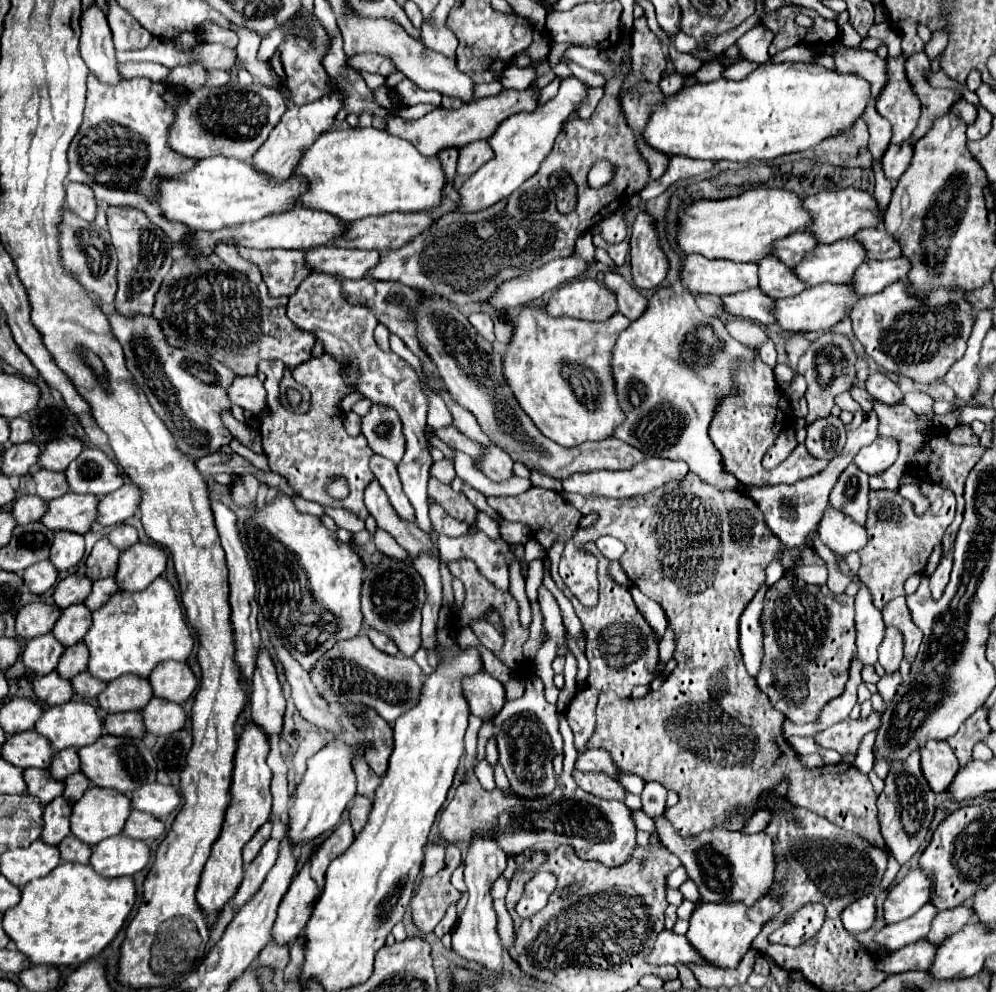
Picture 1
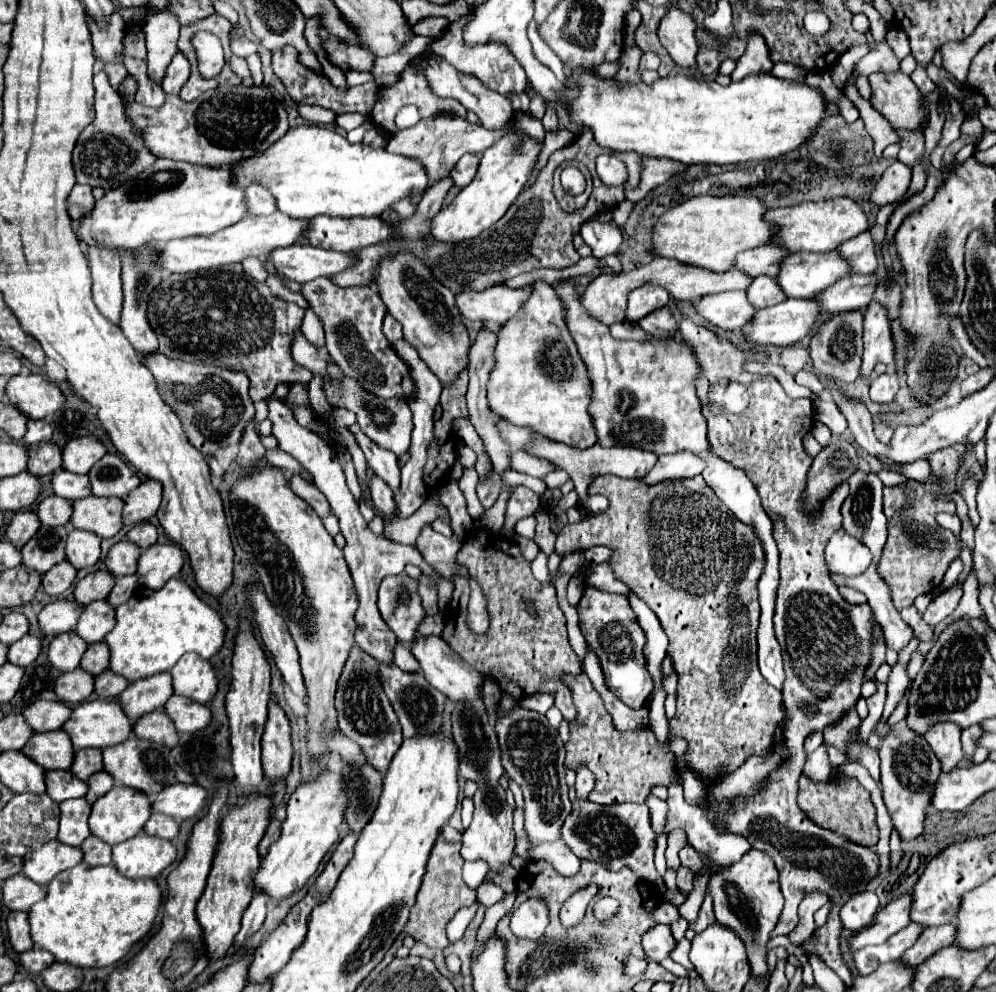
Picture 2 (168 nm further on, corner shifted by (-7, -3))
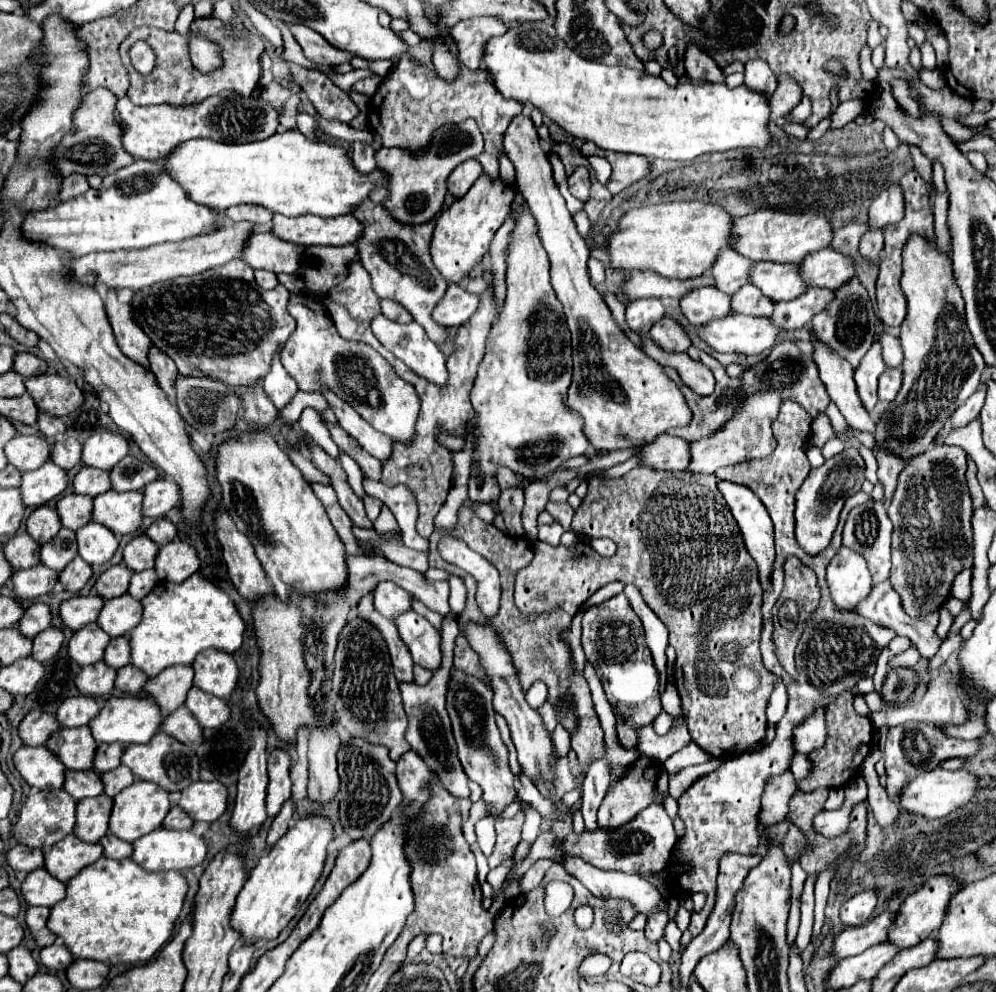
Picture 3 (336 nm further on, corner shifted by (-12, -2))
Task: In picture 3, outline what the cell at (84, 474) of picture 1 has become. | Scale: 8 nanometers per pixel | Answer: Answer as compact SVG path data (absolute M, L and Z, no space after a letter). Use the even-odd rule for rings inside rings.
M128 456L124 460L120 460L120 464L116 464L110 472L110 480L112 480L112 488L126 492L126 490L144 490L150 482L158 480L160 472L154 464L150 462L142 462L134 456Z

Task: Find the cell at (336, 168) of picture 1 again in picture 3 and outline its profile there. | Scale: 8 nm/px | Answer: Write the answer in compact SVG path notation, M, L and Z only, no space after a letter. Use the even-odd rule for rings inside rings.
M282 130L262 142L248 142L248 144L224 144L206 138L194 138L178 144L162 160L162 164L164 164L164 172L182 186L188 198L218 212L224 212L226 208L236 204L258 204L284 216L300 216L300 214L316 214L316 212L350 214L352 206L358 206L364 198L368 198L370 190L376 184L386 182L380 170L372 172L370 176L358 174L342 146L330 144L326 140L310 142L300 130Z

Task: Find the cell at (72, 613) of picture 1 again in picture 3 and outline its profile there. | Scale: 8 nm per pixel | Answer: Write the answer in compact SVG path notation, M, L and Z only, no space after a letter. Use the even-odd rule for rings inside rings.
M130 594L108 600L98 616L100 628L108 632L112 638L124 636L140 620L142 620L142 604L140 600L134 600Z

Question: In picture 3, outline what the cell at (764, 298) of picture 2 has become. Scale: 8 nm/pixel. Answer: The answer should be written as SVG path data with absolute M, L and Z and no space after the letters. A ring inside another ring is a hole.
M744 284L736 294L730 296L730 306L732 312L736 314L746 314L746 316L756 316L756 318L770 318L772 316L772 302L756 290L756 286Z

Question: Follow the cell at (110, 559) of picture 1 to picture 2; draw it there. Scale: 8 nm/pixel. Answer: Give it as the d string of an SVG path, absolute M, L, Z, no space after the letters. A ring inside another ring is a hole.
M123 539L119 543L115 543L107 557L105 557L105 565L111 571L113 577L121 577L121 575L133 575L137 571L137 559L141 555L141 549L135 547L131 541Z

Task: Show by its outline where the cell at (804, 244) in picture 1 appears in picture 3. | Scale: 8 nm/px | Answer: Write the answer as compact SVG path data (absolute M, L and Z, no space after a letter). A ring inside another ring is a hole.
M724 248L706 274L714 280L714 288L724 294L734 294L748 282L748 266L752 266L748 258L740 258L740 254L734 254L734 250Z

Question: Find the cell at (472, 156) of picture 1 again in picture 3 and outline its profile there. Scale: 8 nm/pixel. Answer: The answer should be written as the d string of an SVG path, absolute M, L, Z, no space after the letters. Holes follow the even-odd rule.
M466 160L460 166L452 170L452 174L446 180L446 188L454 198L460 198L468 192L468 188L476 182L476 178L482 174L482 166L476 160Z

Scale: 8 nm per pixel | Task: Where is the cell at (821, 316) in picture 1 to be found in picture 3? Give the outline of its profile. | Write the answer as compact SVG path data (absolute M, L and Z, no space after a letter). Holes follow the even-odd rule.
M728 314L714 318L698 330L700 340L718 352L760 354L776 344L780 332L768 318L748 318L742 314Z

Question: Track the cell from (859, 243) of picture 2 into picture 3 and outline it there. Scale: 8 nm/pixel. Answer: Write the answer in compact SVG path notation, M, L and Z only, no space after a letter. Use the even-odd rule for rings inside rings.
M824 248L818 252L808 254L800 264L800 276L804 278L804 284L808 288L830 288L834 290L836 286L842 286L842 282L846 282L848 278L852 278L854 272L854 262L832 250L832 248Z

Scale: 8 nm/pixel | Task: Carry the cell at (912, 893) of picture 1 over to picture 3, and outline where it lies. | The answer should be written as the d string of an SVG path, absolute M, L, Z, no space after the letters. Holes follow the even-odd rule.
M882 912L874 920L862 924L862 926L850 926L838 932L832 940L832 956L842 960L850 956L862 954L866 948L882 944L888 936L888 928L894 920L892 912Z

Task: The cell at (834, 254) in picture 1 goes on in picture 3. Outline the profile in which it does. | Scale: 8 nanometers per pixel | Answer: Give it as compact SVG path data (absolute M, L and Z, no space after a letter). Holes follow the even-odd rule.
M754 262L748 276L748 282L760 288L760 292L774 302L798 298L806 290L796 264Z

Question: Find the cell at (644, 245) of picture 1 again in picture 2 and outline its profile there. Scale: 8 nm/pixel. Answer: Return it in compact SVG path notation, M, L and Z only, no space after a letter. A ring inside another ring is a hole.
M645 283L639 289L633 289L629 295L629 307L627 307L627 319L637 321L649 311L655 311L663 305L667 305L669 293L665 287L655 285L655 283Z

